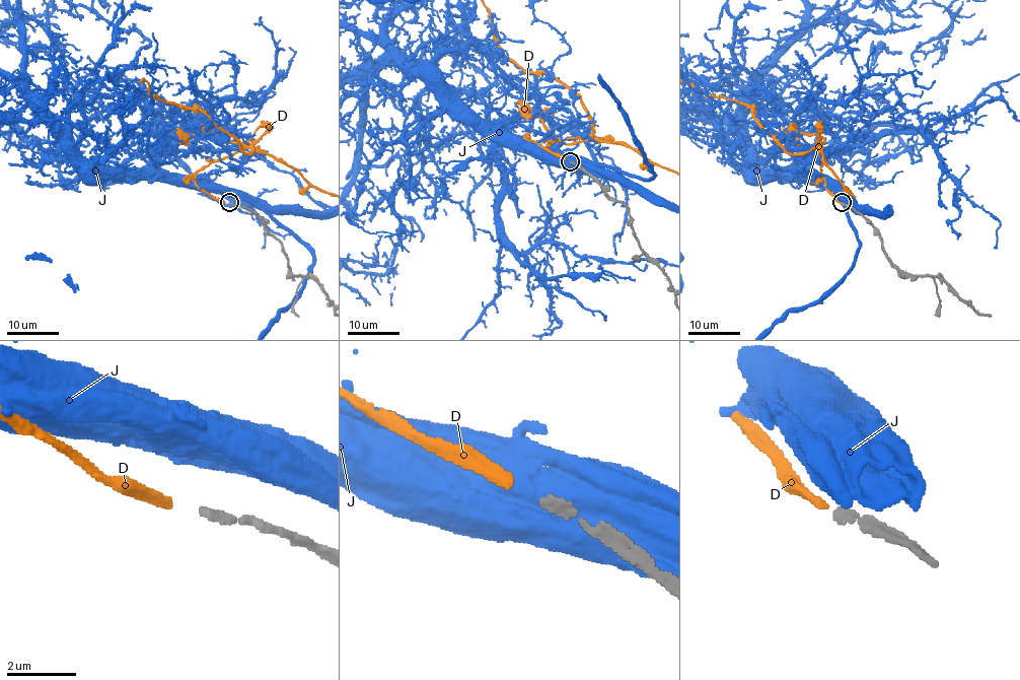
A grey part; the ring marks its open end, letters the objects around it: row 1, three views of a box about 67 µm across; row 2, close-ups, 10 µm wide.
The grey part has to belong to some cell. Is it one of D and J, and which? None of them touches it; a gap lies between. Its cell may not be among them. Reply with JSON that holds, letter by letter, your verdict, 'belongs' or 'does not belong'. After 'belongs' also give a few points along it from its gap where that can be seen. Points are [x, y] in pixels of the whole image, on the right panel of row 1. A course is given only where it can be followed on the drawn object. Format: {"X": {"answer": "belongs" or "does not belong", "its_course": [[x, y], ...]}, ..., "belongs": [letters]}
{"D": {"answer": "belongs"}, "J": {"answer": "does not belong"}, "belongs": ["D"]}

